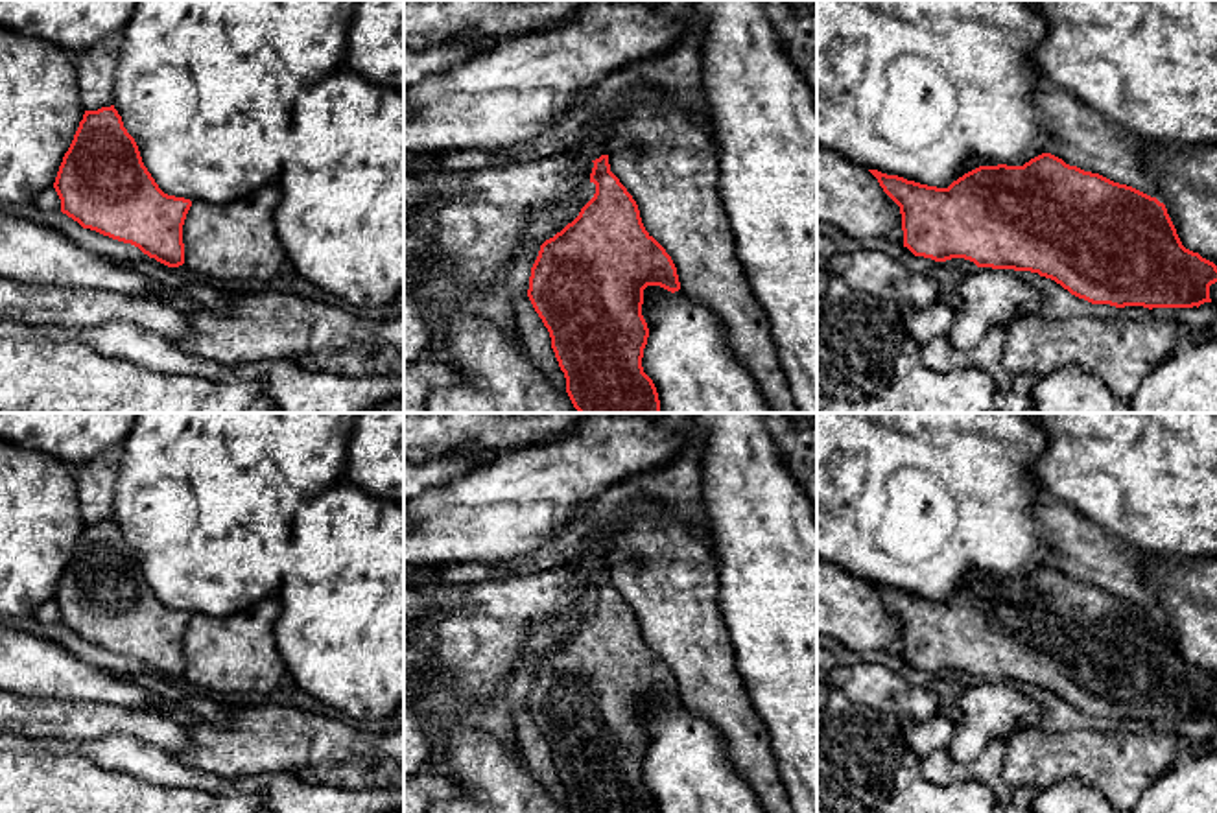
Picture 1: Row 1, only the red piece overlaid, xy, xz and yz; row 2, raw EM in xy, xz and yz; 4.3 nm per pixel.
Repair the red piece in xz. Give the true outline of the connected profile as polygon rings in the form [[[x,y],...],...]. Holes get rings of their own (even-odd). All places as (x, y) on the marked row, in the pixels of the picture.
[[[608,155],[592,162],[596,194],[572,223],[540,245],[527,297],[549,332],[566,393],[579,413],[662,413],[656,387],[642,367],[649,337],[642,304],[647,286],[680,289],[677,267],[645,230],[636,201],[610,171]]]

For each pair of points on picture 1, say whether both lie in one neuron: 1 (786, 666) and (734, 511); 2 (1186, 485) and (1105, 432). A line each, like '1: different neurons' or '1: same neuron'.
1: same neuron
2: same neuron

